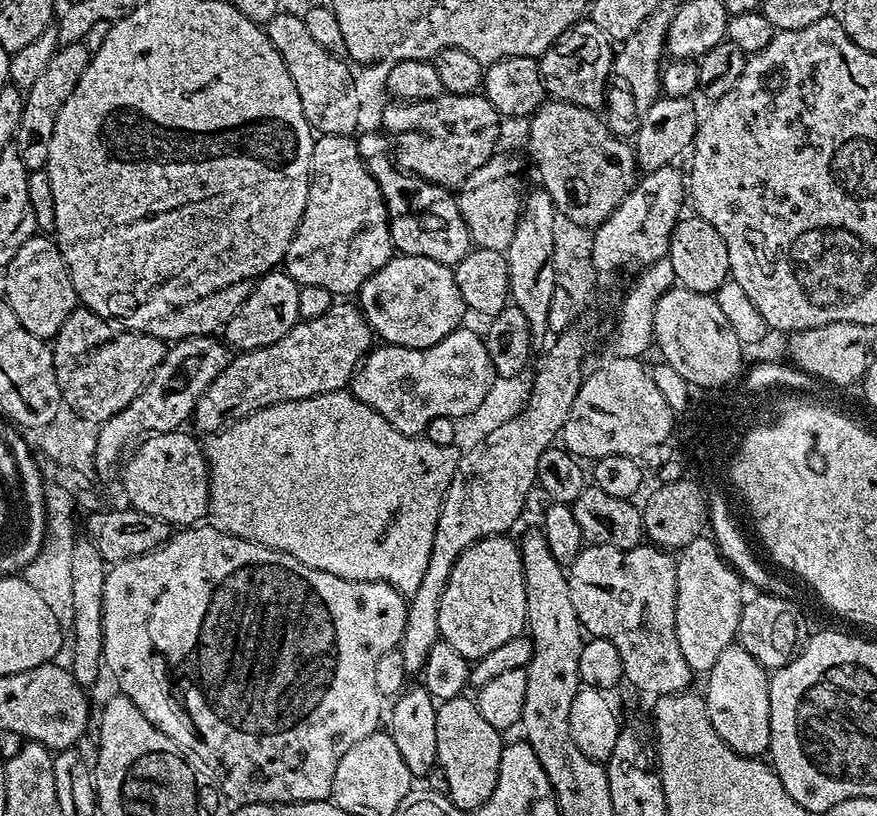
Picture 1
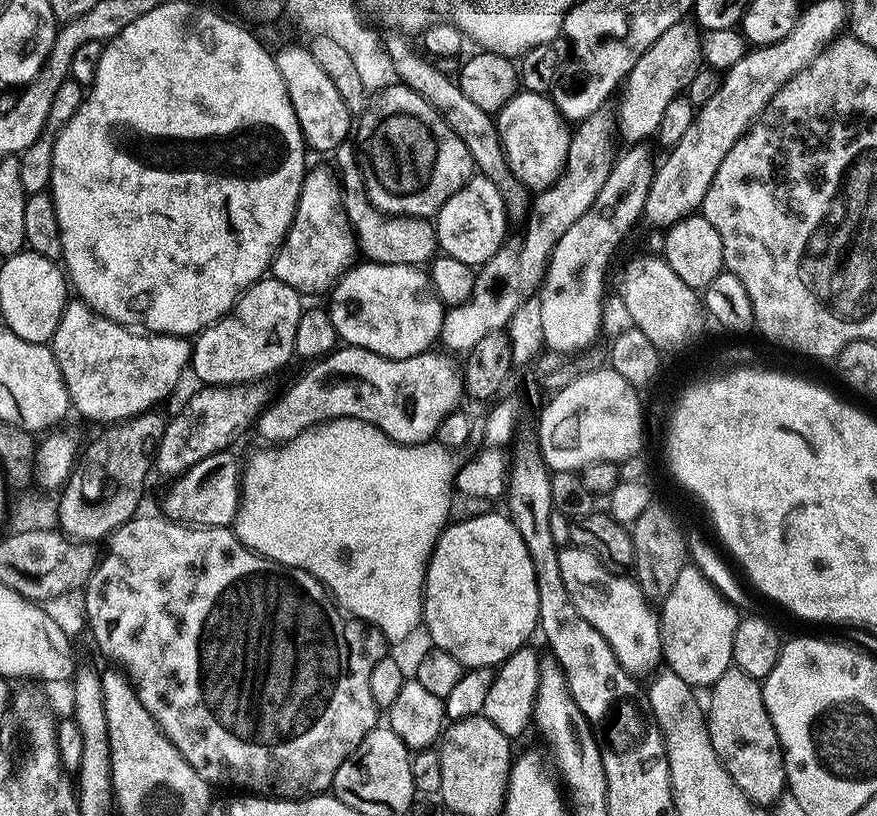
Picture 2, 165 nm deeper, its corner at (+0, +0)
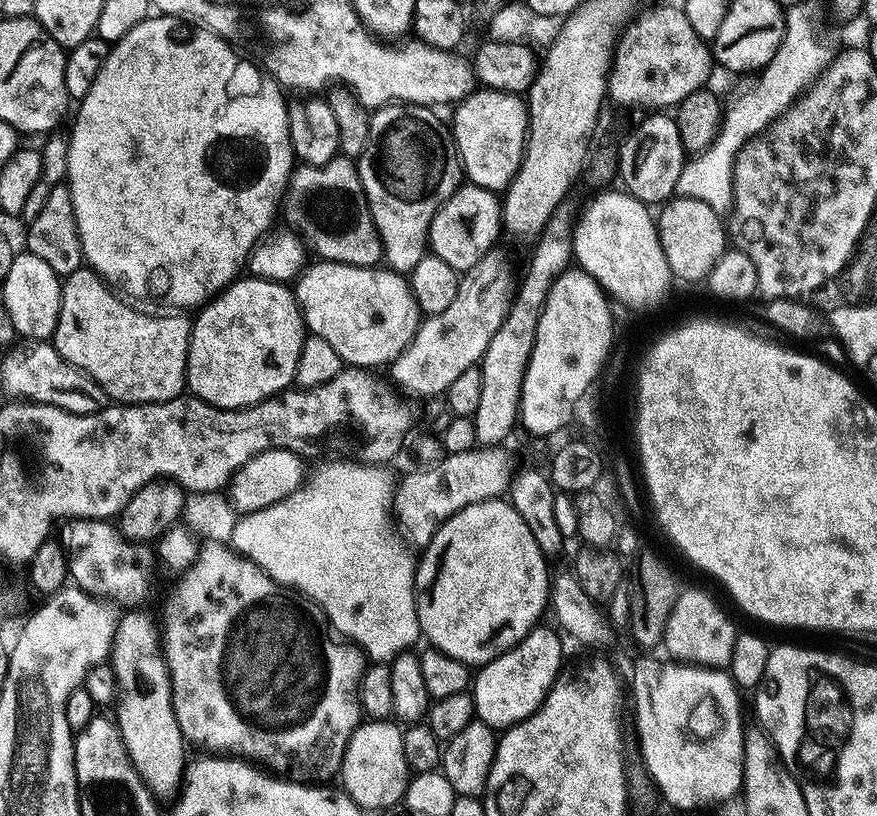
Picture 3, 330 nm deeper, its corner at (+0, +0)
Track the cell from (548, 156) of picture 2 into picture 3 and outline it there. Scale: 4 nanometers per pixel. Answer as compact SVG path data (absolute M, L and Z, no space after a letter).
M492 88L477 90L455 105L456 112L450 119L452 137L456 139L456 148L461 153L460 162L464 165L464 175L471 183L480 188L489 188L500 194L507 189L508 183L516 177L517 170L526 151L528 138L528 106L517 93L495 92Z

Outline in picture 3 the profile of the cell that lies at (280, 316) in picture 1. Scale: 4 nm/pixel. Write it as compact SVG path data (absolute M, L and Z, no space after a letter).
M237 278L195 313L186 388L217 410L251 408L295 381L306 325L296 293L278 280Z

